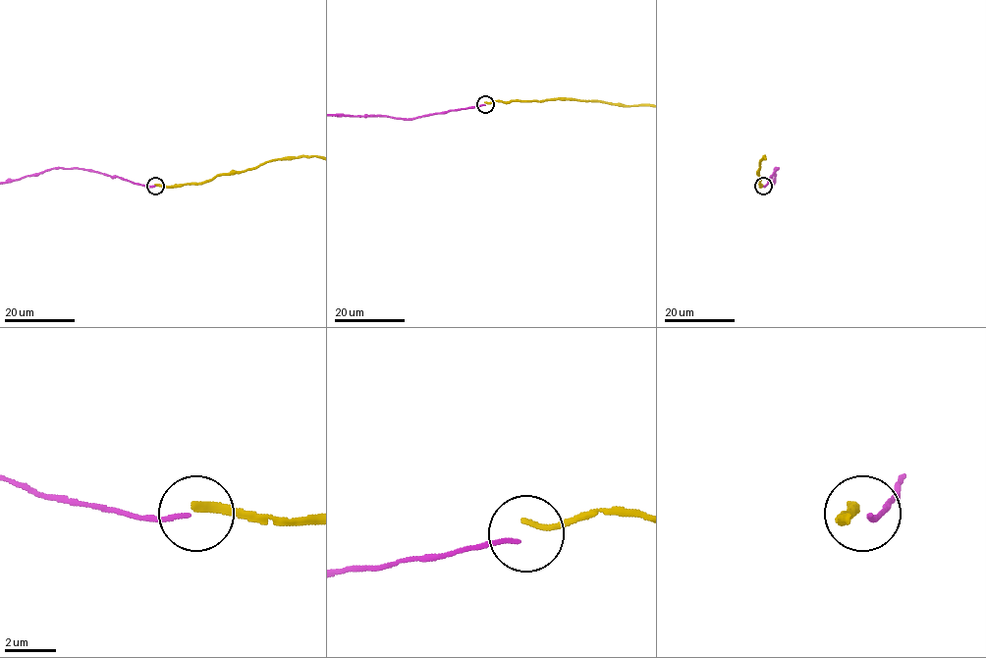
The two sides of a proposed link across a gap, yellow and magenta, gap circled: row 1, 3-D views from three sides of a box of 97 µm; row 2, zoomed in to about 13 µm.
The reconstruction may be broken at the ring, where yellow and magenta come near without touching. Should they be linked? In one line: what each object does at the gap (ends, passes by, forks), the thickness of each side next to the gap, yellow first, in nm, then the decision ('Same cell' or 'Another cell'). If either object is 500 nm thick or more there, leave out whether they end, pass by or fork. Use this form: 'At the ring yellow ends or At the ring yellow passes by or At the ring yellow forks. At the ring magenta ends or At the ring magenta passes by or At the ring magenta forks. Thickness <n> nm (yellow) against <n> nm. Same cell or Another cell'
At the ring yellow ends. At the ring magenta ends. Thickness 320 nm (yellow) against 170 nm. Another cell

